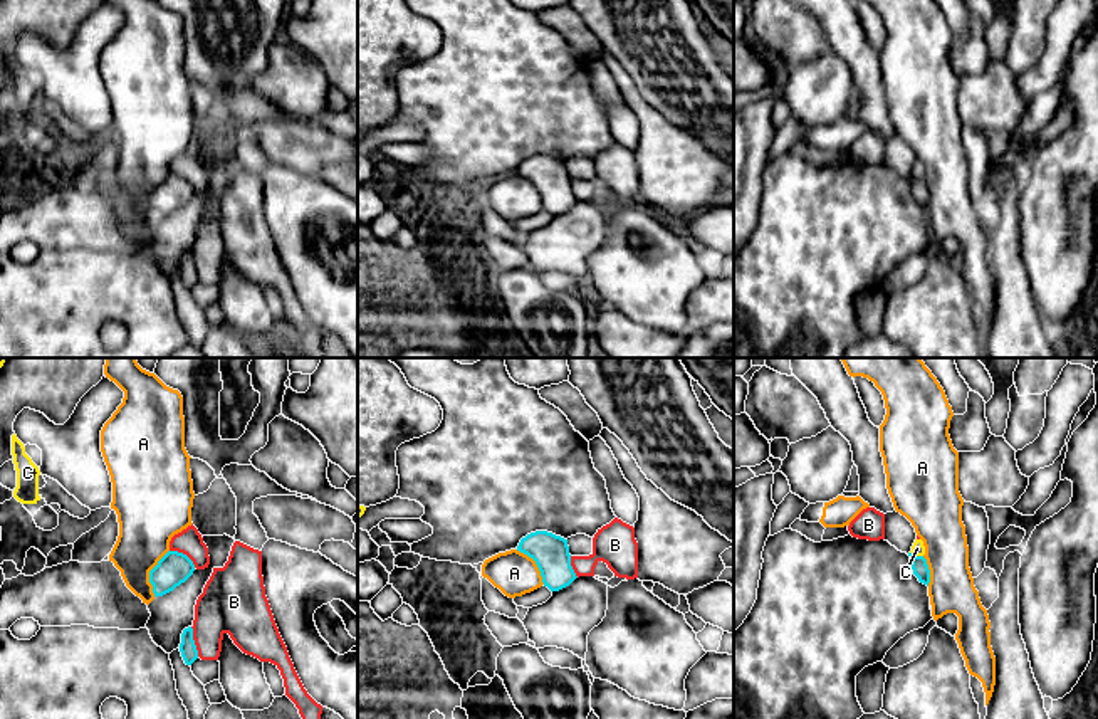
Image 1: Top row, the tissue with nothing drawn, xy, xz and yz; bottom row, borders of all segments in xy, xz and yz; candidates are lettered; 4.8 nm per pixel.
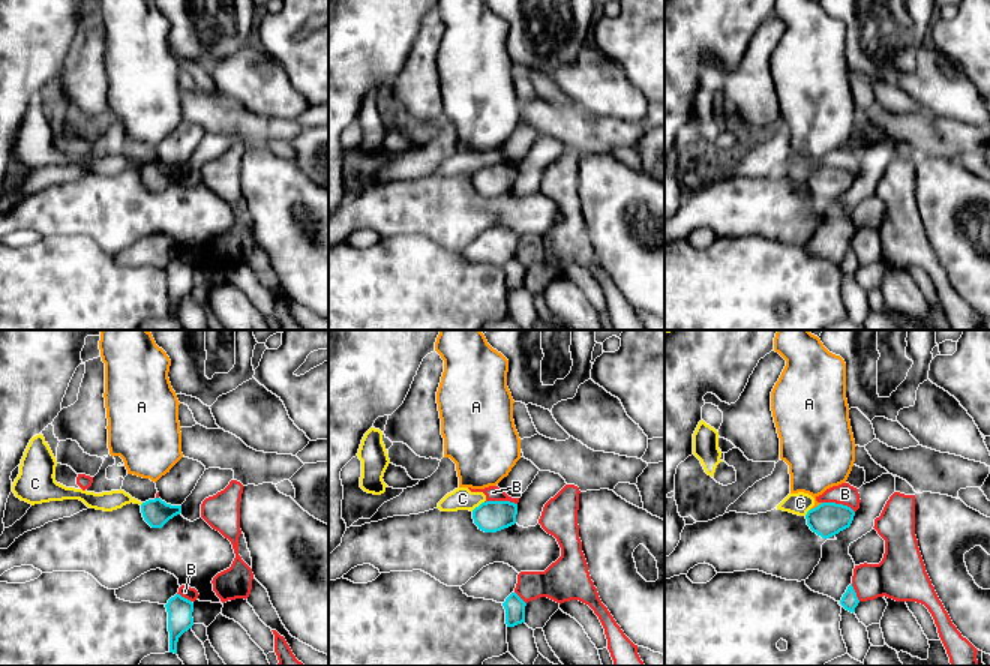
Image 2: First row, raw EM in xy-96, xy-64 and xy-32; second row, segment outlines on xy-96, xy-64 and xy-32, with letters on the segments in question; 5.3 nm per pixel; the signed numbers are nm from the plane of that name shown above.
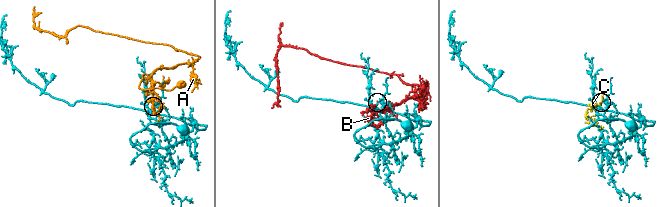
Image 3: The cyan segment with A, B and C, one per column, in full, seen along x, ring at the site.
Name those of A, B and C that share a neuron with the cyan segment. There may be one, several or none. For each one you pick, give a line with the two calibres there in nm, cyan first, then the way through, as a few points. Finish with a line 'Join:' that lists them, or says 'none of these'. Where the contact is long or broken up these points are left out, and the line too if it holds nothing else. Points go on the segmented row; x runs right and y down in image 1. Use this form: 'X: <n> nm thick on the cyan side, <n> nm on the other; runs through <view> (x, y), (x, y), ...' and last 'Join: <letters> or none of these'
Join: none of these

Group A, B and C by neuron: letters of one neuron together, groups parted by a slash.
A / B C

